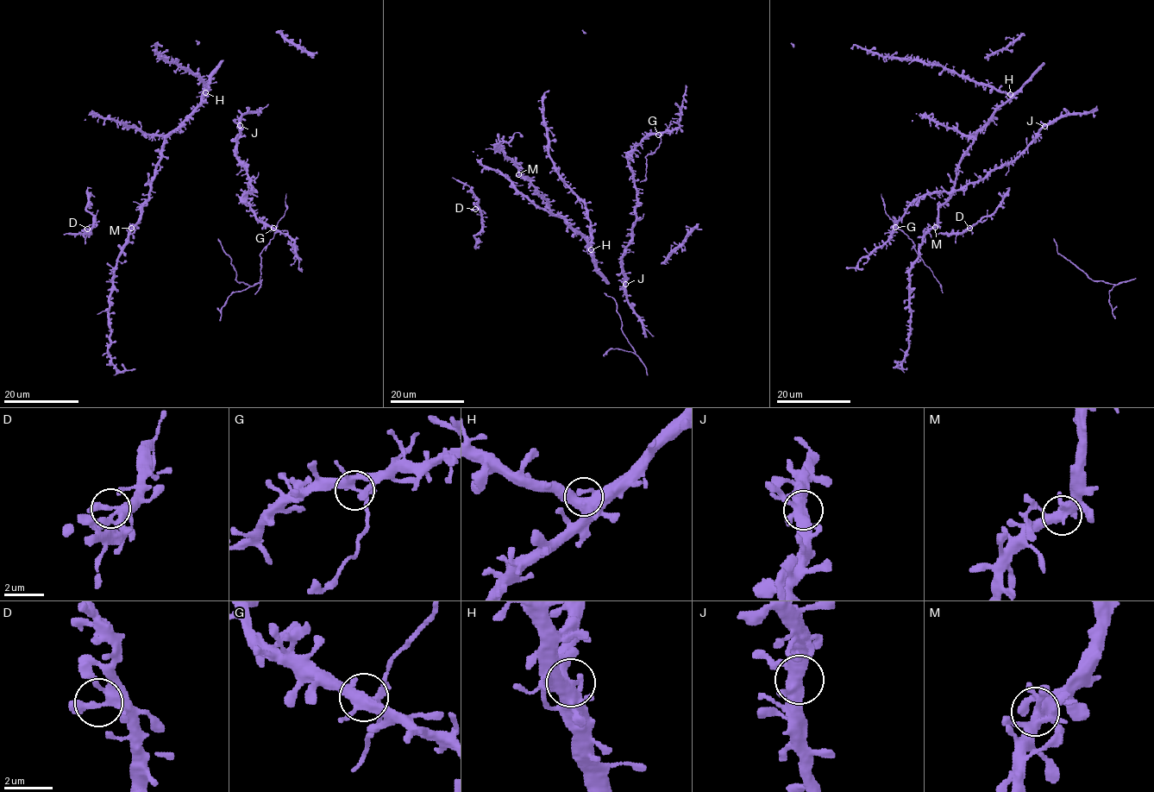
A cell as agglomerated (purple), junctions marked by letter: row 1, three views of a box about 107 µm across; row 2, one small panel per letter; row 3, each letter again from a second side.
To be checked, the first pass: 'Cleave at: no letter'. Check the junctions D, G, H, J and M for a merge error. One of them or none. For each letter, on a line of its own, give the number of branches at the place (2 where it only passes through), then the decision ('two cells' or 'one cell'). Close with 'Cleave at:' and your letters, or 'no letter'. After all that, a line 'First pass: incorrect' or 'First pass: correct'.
D: 5 branches meet; one cell
G: 6 branches meet; two cells
H: 7 branches meet; one cell
J: 4 branches meet; one cell
M: 4 branches meet; one cell
Cleave at: G
First pass: incorrect

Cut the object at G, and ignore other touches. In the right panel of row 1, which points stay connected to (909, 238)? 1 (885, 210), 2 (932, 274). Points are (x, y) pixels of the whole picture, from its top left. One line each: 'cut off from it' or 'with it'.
1: with it
2: with it

